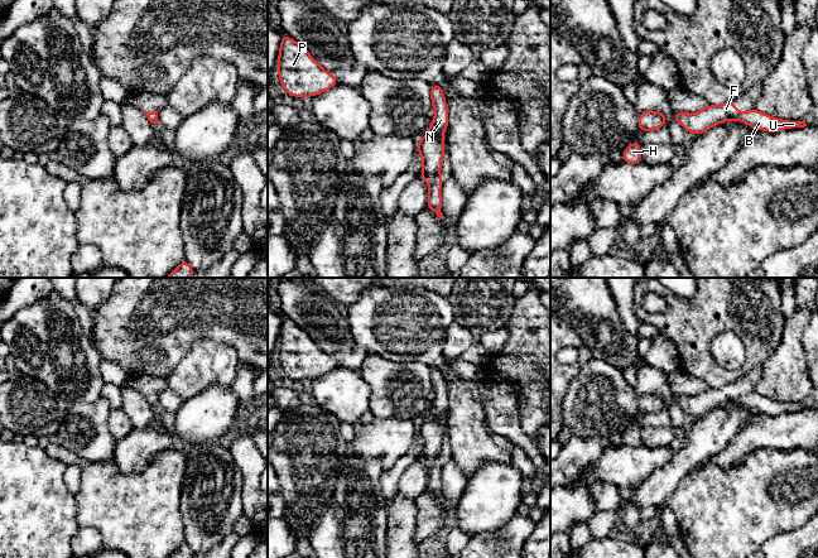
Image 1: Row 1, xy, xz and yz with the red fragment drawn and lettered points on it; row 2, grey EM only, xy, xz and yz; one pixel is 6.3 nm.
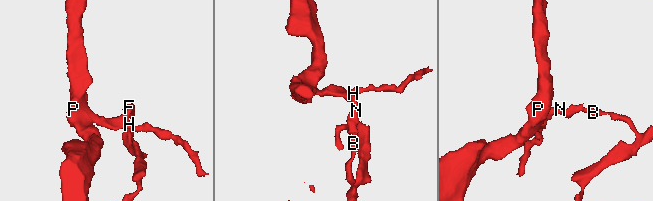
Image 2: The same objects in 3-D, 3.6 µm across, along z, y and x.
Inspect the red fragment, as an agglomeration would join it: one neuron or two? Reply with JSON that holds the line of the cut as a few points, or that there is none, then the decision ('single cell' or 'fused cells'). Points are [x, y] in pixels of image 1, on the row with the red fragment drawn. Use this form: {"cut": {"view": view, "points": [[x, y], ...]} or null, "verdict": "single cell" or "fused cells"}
{"cut": {"view": "xz", "points": [[441, 183], [432, 187]]}, "verdict": "fused cells"}

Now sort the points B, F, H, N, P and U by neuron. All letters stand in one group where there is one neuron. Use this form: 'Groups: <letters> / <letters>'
Groups: B U / F H N P

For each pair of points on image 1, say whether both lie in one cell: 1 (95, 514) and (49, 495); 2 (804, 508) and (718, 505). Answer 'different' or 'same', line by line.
1: different
2: same

